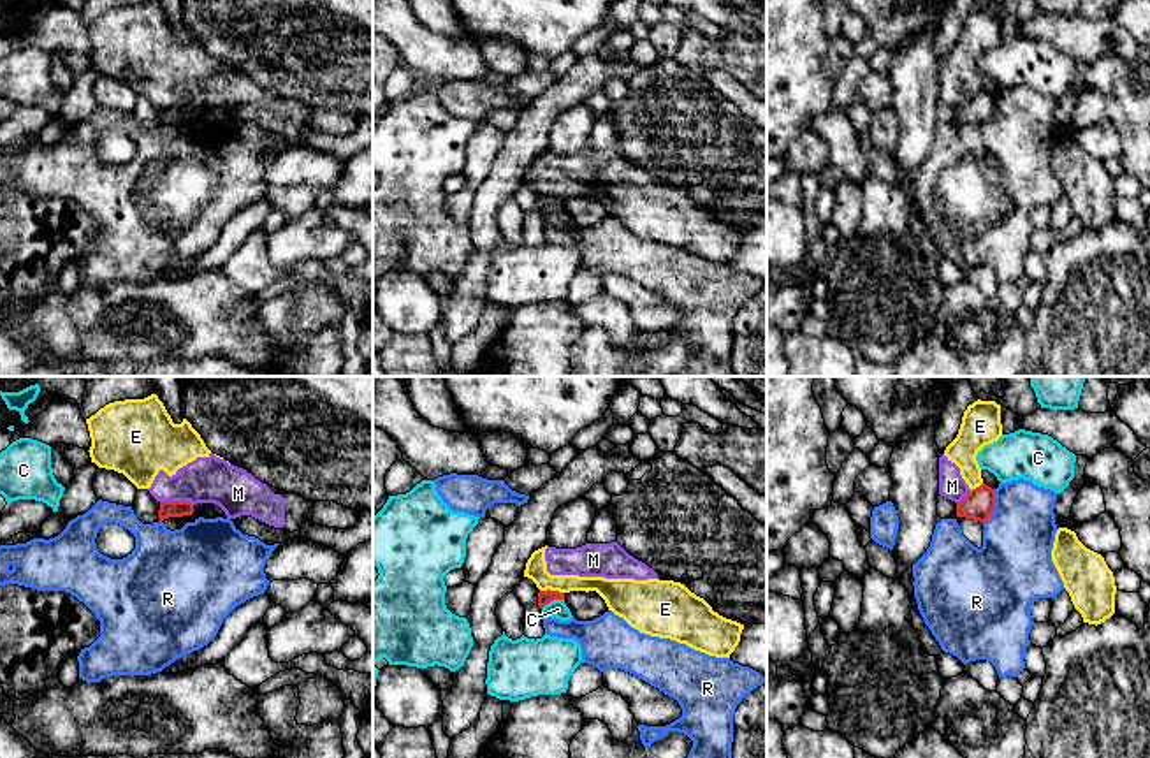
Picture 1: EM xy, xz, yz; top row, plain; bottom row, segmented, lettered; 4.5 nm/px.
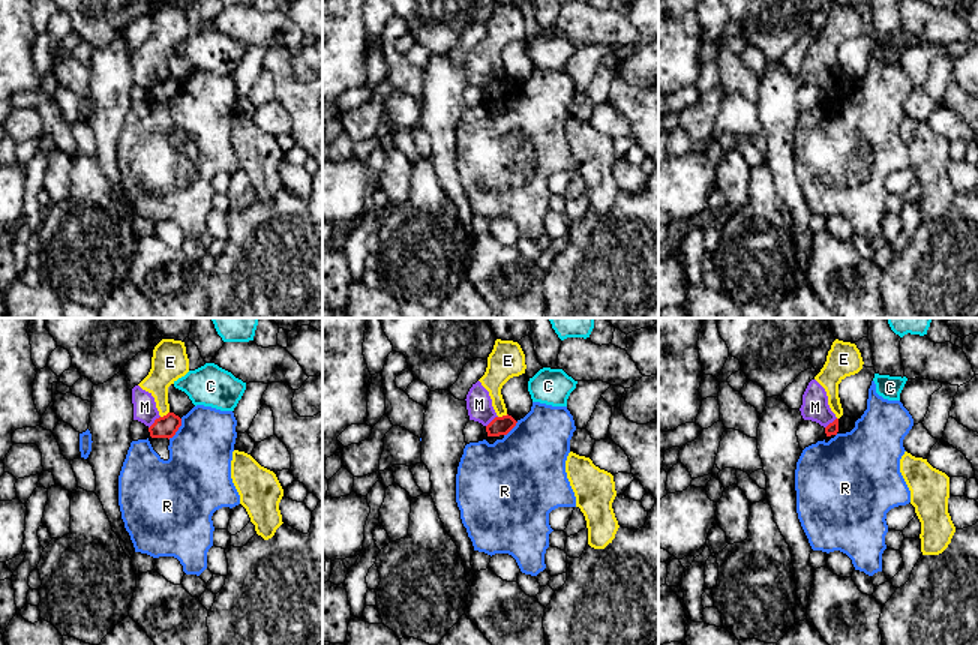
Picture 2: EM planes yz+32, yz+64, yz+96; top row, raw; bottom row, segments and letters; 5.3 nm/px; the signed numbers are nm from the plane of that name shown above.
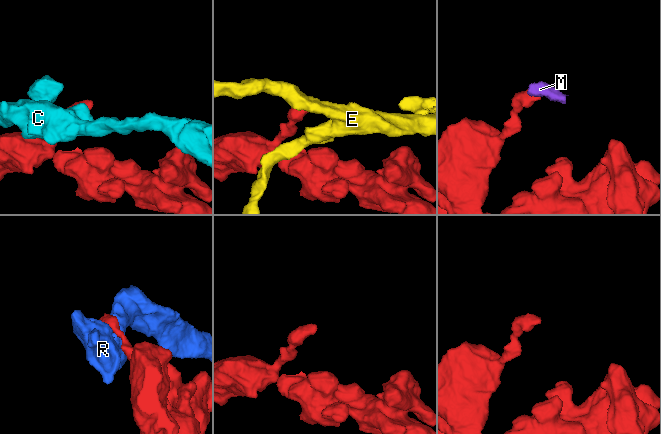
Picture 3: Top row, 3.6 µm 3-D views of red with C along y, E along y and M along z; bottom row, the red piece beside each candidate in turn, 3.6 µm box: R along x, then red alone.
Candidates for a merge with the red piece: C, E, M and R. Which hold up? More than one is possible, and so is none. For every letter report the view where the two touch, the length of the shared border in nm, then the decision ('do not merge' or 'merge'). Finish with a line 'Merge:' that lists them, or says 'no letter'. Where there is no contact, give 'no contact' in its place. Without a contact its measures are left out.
C: meets red in xz; contact 120 nm long; do not merge
E: meets red in xz; contact 110 nm long; do not merge
M: meets red in xy; contact 150 nm long; do not merge
R: meets red in yz; contact 170 nm long; do not merge
Merge: no letter

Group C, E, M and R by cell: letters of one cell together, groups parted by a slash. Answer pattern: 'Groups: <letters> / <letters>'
Groups: C / E M / R

